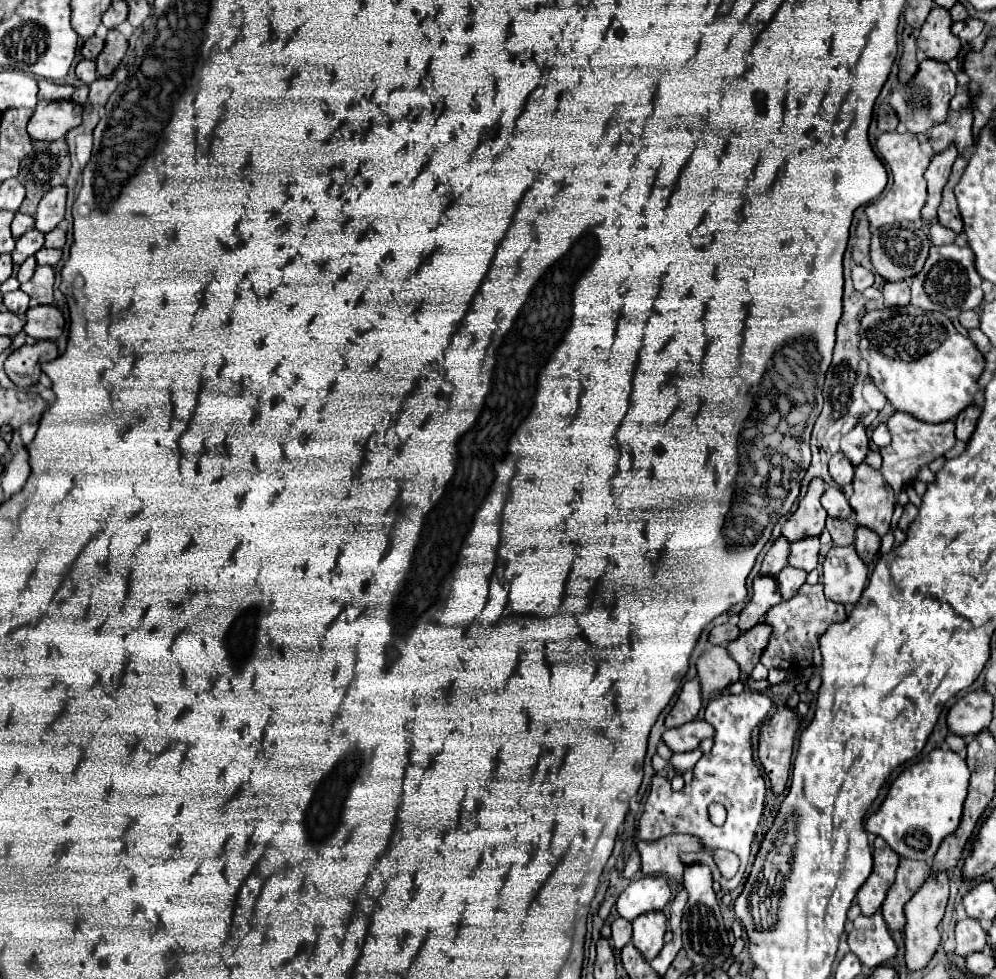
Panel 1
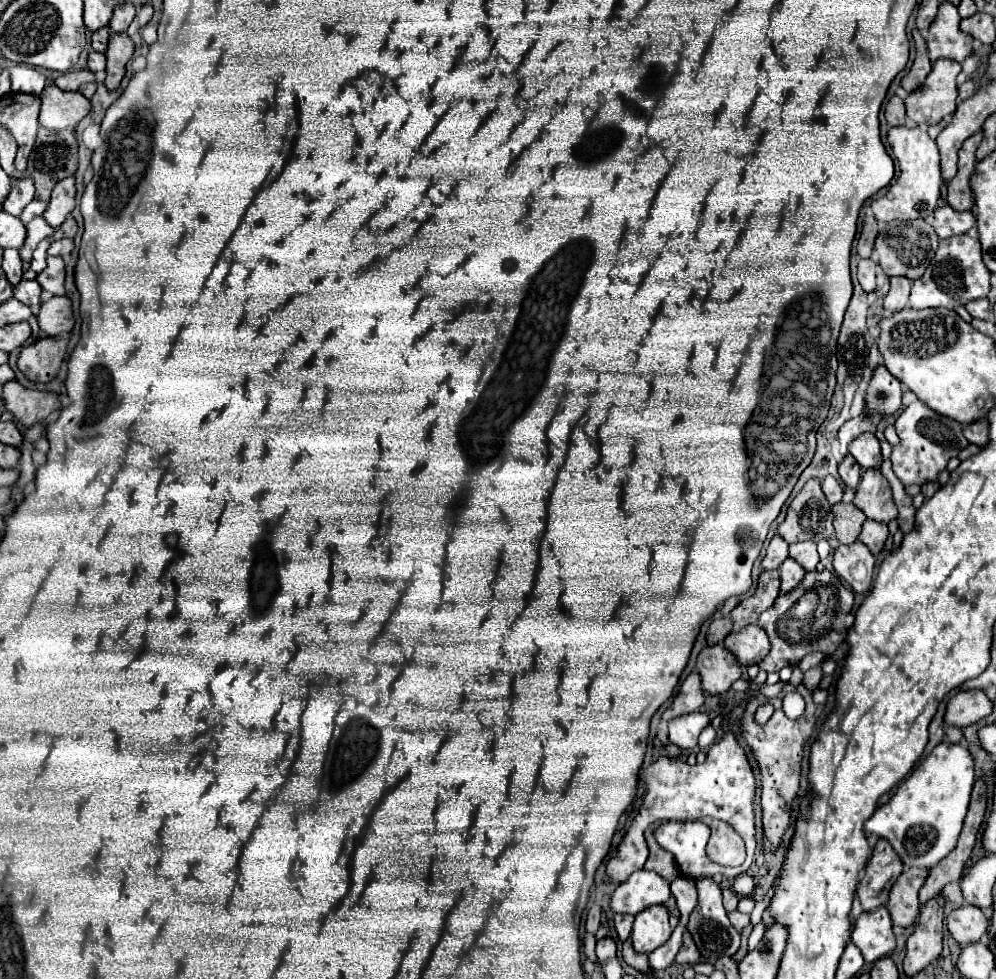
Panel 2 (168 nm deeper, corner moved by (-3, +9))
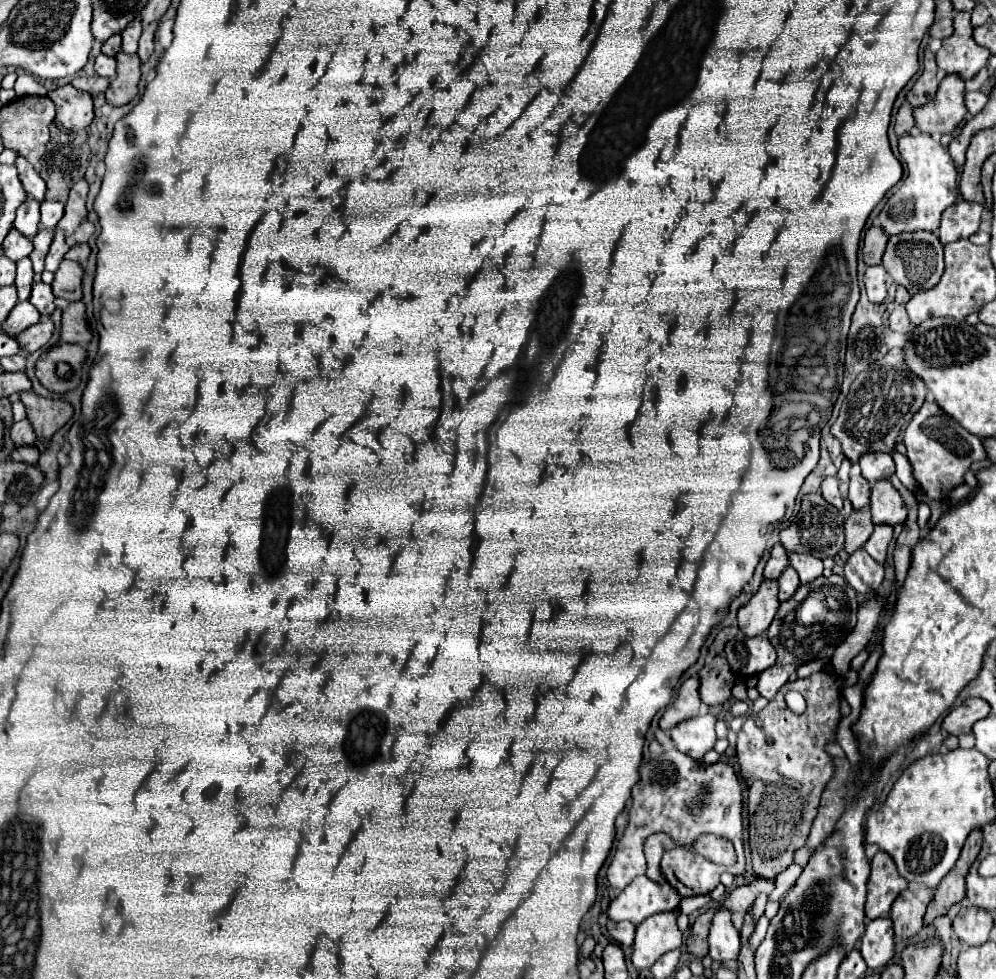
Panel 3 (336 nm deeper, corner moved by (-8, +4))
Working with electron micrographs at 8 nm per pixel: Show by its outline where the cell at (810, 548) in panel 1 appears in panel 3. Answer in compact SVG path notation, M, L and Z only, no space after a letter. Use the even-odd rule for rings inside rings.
M789 553L791 567L799 573L801 583L811 583L823 573L823 561L813 555L801 555L801 553Z

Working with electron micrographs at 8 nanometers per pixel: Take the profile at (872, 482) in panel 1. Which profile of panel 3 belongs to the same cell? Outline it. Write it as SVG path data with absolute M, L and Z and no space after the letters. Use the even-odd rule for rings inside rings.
M881 479L871 489L871 515L873 523L887 523L887 525L901 525L907 519L907 509L903 505L903 499L899 491L887 481Z

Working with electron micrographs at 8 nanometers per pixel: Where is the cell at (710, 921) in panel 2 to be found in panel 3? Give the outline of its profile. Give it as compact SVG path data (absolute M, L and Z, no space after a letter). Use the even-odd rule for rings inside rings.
M719 909L709 929L709 957L713 961L737 959L739 949L741 949L741 935L729 919L729 911Z

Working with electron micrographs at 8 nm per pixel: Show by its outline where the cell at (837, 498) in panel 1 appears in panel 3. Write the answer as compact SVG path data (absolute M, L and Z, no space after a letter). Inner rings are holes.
M827 477L821 483L821 495L825 497L827 503L831 503L833 507L837 507L839 511L843 509L843 497L839 493L839 479L837 477Z

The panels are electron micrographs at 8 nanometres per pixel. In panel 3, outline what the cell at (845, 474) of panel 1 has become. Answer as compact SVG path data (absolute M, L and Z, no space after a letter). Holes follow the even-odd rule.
M853 473L851 475L851 483L849 483L849 501L853 505L853 509L861 509L869 505L869 481L861 475L861 473Z

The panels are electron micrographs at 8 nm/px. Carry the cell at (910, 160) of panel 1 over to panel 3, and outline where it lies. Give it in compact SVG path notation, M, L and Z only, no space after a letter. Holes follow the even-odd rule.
M925 133L899 137L899 153L907 163L907 179L883 205L879 213L881 227L887 235L917 231L917 229L935 231L939 227L941 213L957 201L957 169L947 149Z

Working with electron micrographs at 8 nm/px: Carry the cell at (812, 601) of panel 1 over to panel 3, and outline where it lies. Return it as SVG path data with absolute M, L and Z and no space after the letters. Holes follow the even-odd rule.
M831 575L829 579L819 577L819 579L815 579L813 583L809 583L807 587L809 587L809 593L811 593L813 589L827 589L827 607L829 607L829 613L827 613L827 617L819 623L819 625L821 625L819 635L791 635L791 615L797 611L799 603L805 601L805 599L803 599L803 587L799 587L797 593L795 593L789 601L781 603L781 607L779 607L779 611L777 611L773 623L771 623L769 629L767 629L767 637L769 637L769 641L771 641L771 645L775 647L775 651L777 651L779 657L777 657L777 663L775 663L771 669L765 669L765 671L759 675L759 683L757 683L757 691L759 691L763 697L767 697L767 699L773 699L773 697L775 697L775 693L781 689L783 683L787 683L789 675L795 673L799 665L803 665L803 663L807 663L807 661L813 661L813 659L831 657L833 651L837 649L837 645L841 645L841 641L845 641L845 637L853 631L853 627L855 627L855 623L857 623L857 609L859 609L857 593L853 591L853 587L849 587L849 585L845 583L843 577L839 577L839 575Z

